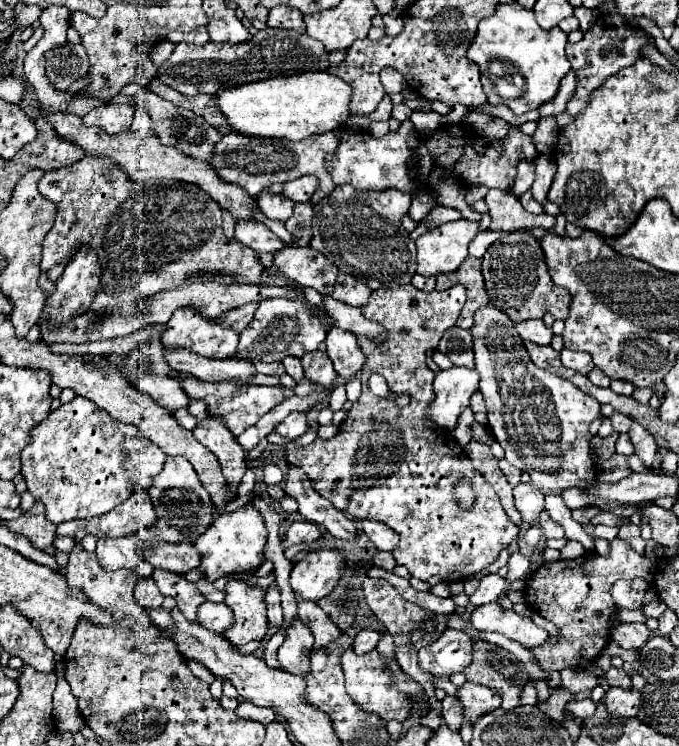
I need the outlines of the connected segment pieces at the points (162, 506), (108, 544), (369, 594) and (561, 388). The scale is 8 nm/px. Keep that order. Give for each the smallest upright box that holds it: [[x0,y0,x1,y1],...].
[[149,457,213,539],[97,531,147,571],[363,577,449,730],[471,303,601,491]]

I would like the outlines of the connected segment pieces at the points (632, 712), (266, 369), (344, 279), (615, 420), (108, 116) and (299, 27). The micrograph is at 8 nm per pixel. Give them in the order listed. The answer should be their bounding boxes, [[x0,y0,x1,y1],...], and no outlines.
[[605,687,641,717],[255,363,285,377],[331,273,371,307],[609,411,633,433],[83,103,135,133],[267,7,305,33]]

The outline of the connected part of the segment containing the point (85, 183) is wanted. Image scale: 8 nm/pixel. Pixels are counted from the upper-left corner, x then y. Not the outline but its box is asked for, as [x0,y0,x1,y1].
[39,155,263,315]

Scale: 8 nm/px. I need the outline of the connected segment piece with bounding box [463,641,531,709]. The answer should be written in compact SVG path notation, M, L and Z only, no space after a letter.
M475 641L473 661L463 675L467 681L501 693L503 709L515 709L521 705L521 691L531 681L525 665L513 653L485 641Z

